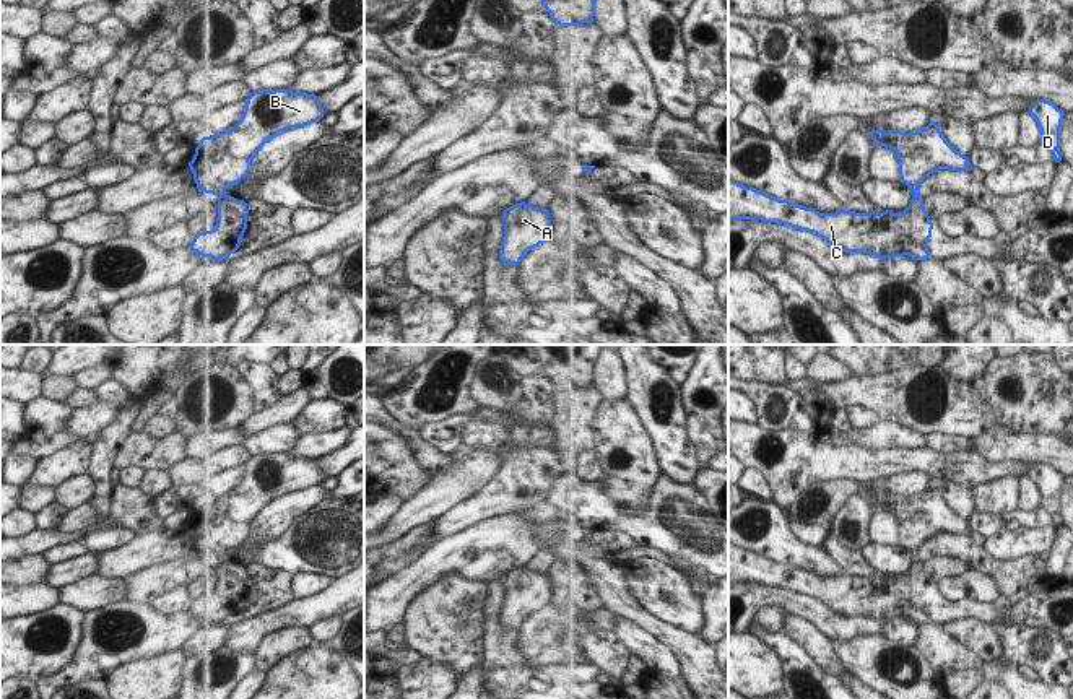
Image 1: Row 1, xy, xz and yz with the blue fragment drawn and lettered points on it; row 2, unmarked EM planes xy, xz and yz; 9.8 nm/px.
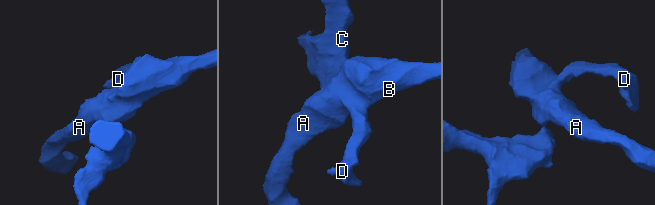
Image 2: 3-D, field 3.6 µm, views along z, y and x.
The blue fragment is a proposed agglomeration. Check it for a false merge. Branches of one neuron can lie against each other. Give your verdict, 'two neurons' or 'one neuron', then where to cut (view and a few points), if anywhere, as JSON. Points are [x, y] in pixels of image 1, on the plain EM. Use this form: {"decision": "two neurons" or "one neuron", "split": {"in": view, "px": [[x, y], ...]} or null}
{"decision": "two neurons", "split": {"in": "xy", "px": [[223, 558], [220, 561]]}}

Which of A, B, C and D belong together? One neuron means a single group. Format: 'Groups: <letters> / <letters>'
Groups: A B D / C

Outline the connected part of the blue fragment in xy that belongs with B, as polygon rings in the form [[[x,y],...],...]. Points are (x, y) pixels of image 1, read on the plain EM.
[[[291,454],[254,455],[241,484],[216,499],[203,501],[189,527],[197,553],[223,561],[250,535],[260,512],[285,494],[319,486],[324,470],[317,458]]]

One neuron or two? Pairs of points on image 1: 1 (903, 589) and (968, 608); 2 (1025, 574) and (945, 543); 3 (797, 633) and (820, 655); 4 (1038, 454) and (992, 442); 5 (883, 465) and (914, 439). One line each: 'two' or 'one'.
1: one
2: one
3: one
4: one
5: two

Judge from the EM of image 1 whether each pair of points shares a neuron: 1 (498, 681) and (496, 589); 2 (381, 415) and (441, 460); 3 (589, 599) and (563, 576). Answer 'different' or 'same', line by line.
1: same
2: same
3: same

